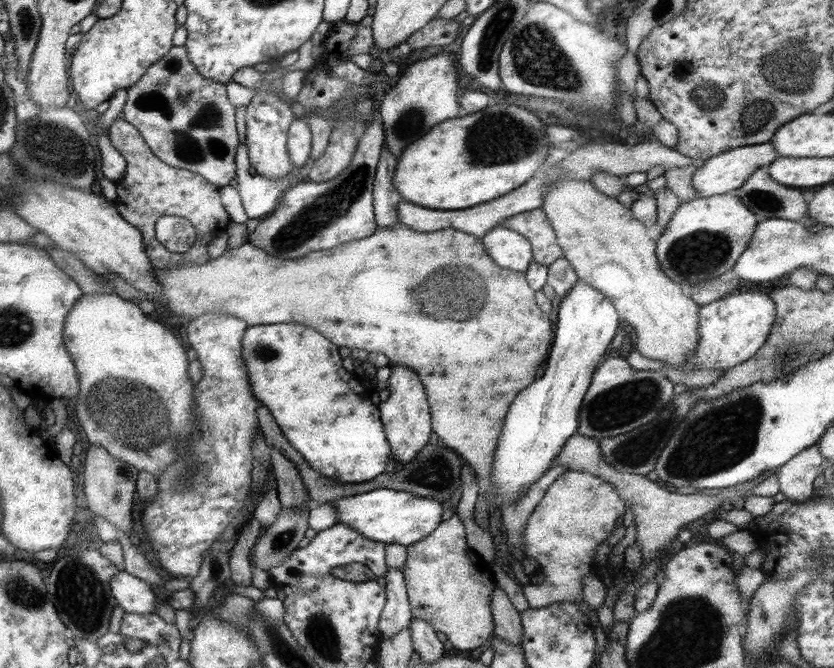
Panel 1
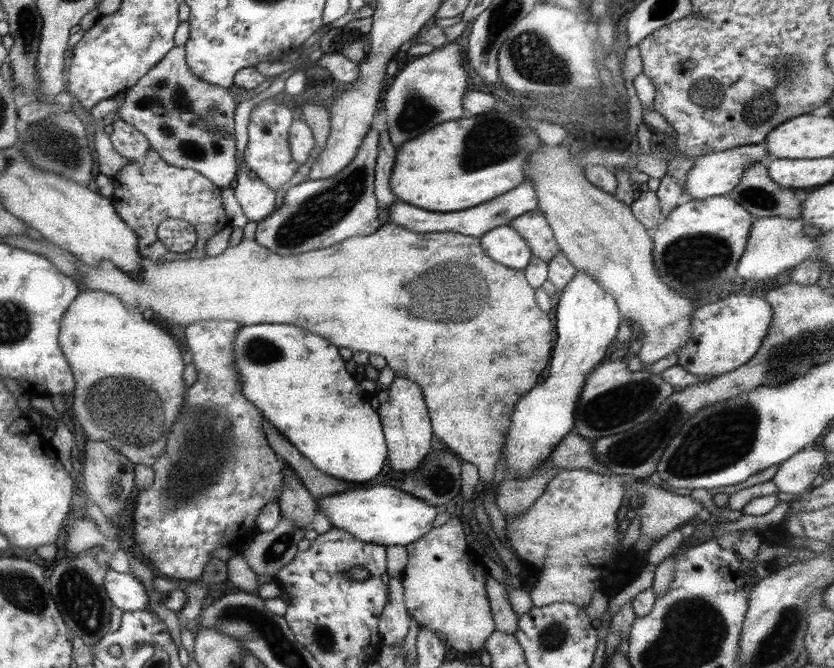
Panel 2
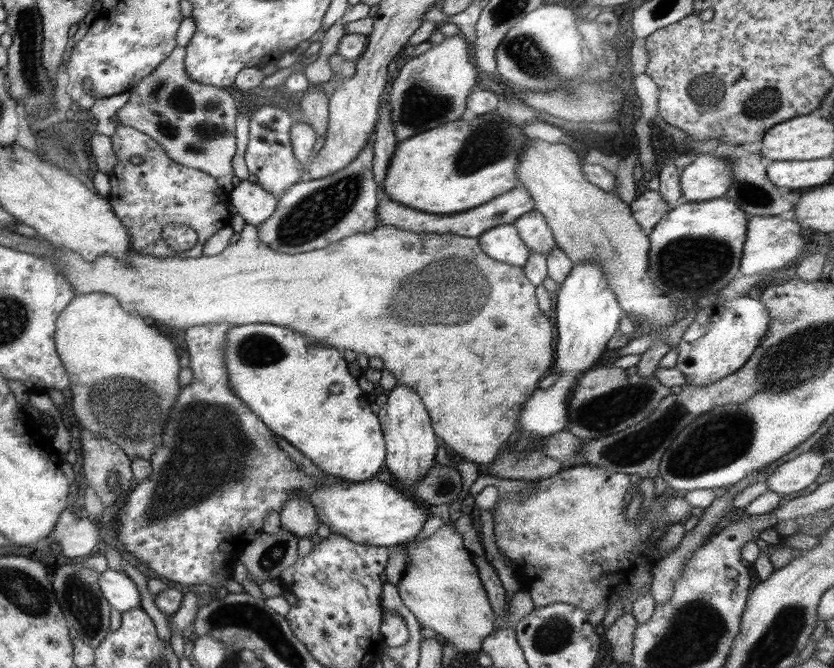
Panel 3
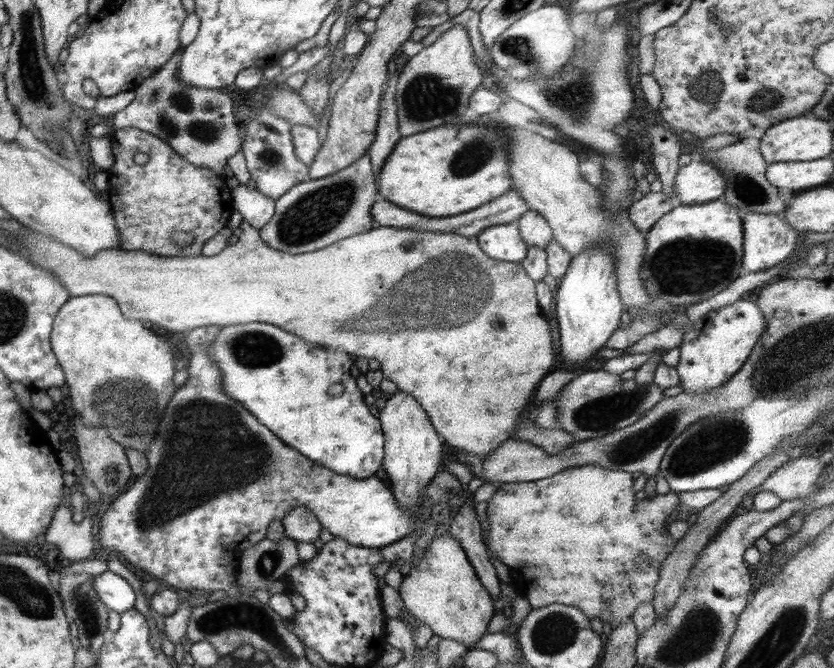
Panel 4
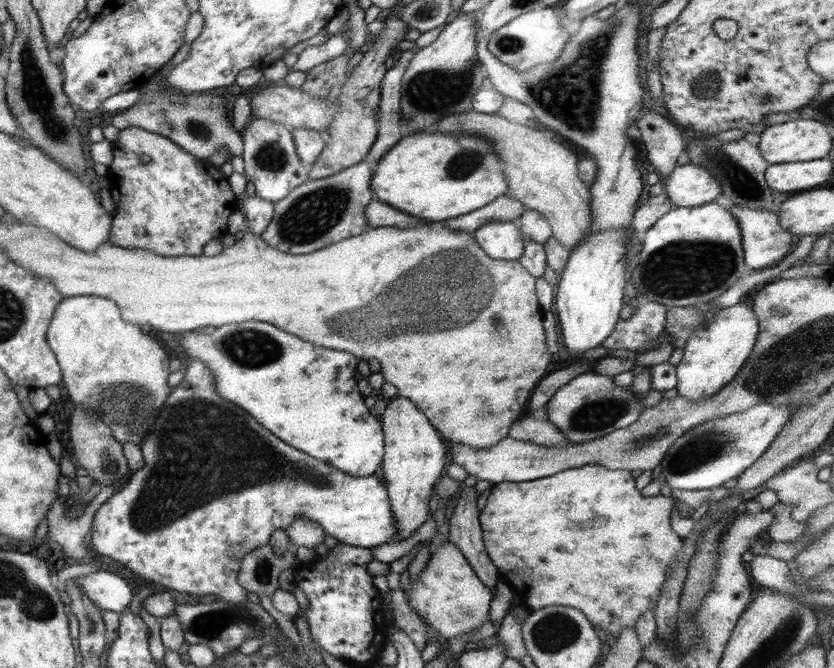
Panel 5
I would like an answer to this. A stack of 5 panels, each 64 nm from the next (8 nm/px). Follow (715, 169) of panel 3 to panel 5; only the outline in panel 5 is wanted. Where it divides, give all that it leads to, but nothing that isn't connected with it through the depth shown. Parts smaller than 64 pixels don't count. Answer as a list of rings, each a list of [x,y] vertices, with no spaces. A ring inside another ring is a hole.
[[[691,163],[673,168],[671,174],[668,174],[667,178],[663,178],[662,182],[664,183],[663,193],[671,203],[675,204],[675,207],[701,206],[717,201],[715,198],[721,194],[717,179],[709,174],[709,171]]]

